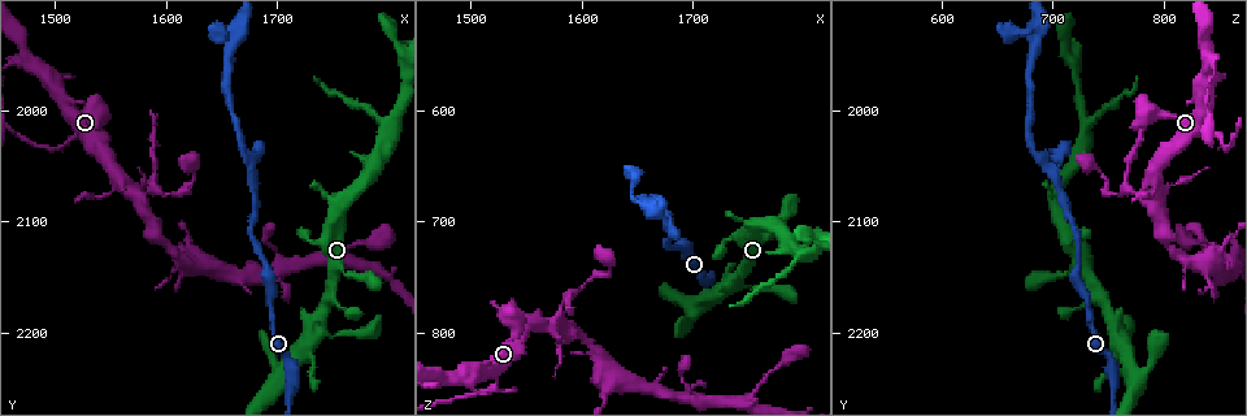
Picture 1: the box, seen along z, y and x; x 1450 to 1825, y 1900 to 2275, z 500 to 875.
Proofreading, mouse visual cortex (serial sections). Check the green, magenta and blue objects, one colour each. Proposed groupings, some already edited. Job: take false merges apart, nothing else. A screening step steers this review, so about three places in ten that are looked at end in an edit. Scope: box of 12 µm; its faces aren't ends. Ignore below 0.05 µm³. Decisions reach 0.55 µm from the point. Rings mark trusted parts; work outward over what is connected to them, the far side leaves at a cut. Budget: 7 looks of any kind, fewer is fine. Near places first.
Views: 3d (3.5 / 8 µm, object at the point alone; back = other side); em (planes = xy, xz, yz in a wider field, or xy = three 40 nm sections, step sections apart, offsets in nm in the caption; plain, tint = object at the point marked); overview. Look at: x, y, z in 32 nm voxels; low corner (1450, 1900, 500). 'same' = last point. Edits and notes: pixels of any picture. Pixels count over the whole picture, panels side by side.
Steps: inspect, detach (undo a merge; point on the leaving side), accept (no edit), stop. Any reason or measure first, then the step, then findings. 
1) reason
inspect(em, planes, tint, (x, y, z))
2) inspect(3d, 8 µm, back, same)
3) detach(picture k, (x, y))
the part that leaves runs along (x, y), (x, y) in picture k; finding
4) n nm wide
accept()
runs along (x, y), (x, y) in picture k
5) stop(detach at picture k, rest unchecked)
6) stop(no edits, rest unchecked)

two arms in line, one across
inspect(3d, 3.5 µm, (1658, 1932, 686))

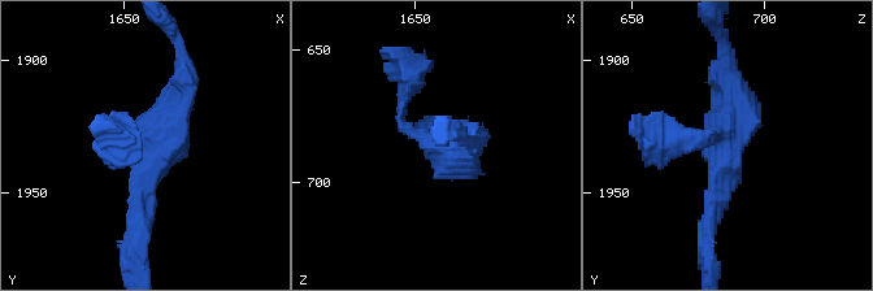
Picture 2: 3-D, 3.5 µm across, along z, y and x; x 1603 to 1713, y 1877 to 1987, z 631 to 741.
shape alone is not enough
inspect(em, xy, step 2, tint, (1660, 1930, 687))

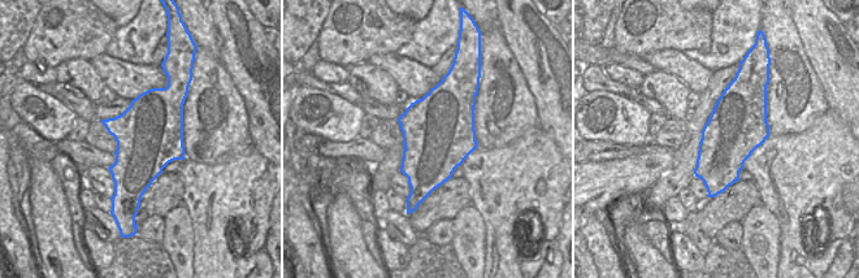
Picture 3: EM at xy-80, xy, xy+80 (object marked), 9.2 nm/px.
accept()
one cell here

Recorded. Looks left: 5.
two arms in line, one across
inspect(3d, 3.5 µm, (1800, 2016, 730))

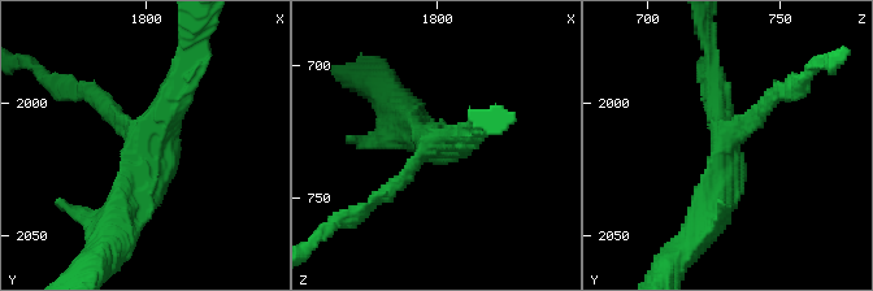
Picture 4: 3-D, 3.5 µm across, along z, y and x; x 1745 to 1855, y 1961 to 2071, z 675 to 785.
shape alone is not enough
inspect(em, xy, step 3, tint, (1801, 2014, 729))

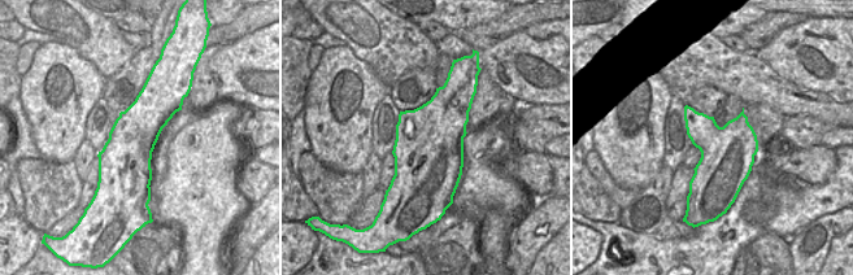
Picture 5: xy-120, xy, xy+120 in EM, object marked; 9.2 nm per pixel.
arms of 200, 300, 450 nm
detach(picture 4, (385, 190))
the part that leaves runs along (409, 170), (369, 207), (325, 233) in picture 4; two cells meet here

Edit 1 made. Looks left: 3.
inspect(overview)

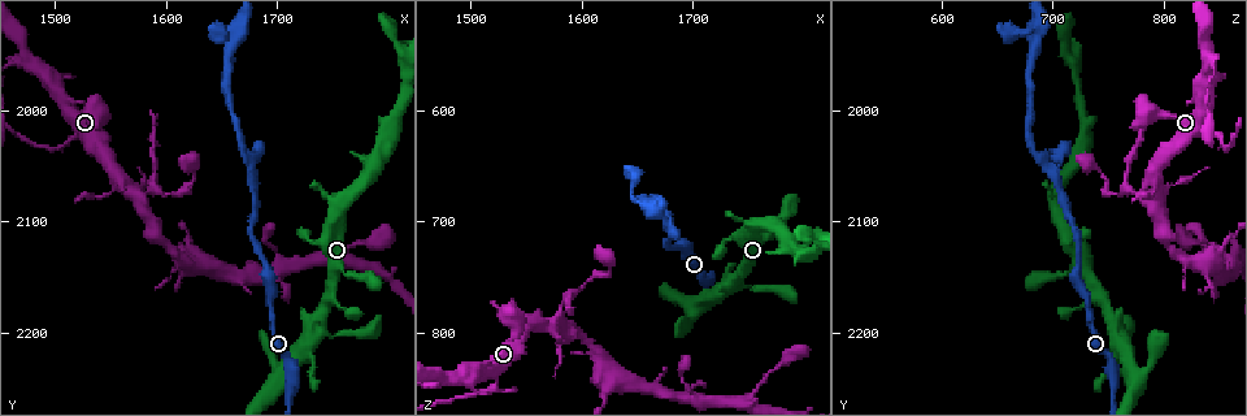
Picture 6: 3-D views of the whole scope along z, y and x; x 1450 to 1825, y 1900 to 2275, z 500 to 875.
narrows sharply
inspect(em, xy, step 5, tint, (1576, 2080, 792))

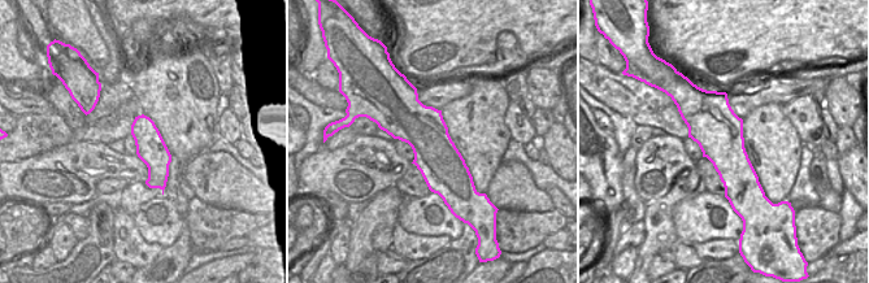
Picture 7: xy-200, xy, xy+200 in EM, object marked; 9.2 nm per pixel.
wider look
inspect(3d, 3.5 µm, same)

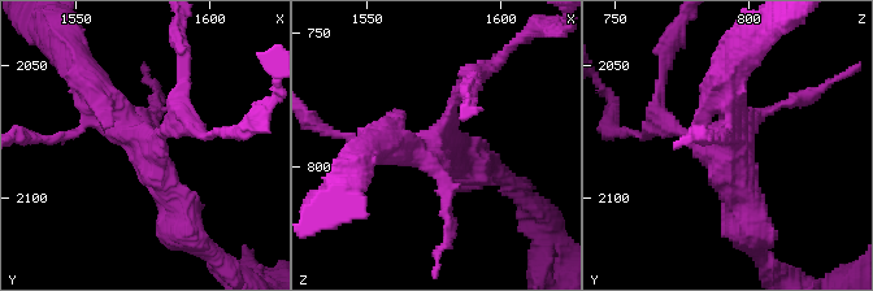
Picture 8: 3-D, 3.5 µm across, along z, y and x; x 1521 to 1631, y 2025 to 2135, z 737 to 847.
accept()
runs along (412, 91), (446, 197) in picture 7; continuous, no second cell

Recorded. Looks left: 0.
stop(detach at picture 4, rest unchecked)

